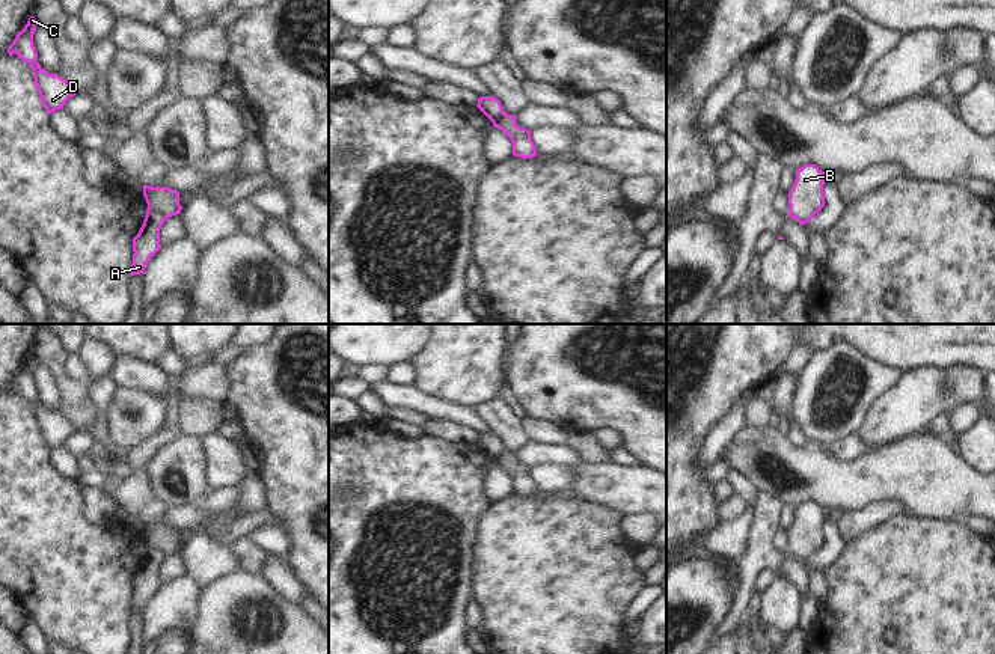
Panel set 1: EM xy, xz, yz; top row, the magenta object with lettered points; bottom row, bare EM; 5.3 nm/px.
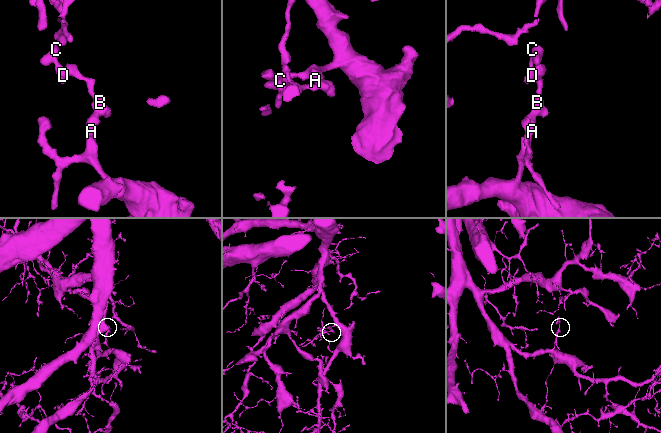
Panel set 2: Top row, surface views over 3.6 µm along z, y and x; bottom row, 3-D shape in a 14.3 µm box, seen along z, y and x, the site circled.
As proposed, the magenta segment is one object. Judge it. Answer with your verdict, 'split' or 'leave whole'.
split

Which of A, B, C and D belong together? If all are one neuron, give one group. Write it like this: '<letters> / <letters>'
A / B C D

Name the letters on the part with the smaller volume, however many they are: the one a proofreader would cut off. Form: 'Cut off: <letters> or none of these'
Cut off: B, C, D

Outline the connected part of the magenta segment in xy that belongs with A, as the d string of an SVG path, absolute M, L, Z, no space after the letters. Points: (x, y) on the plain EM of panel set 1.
M146 547L146 553L139 571L133 576L133 603L130 615L134 612L143 612L145 604L152 592L155 592L160 583L160 567L166 555L160 549Z

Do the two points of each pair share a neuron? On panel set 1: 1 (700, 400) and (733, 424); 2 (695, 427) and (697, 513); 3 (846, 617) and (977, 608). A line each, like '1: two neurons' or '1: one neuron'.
1: two neurons
2: one neuron
3: one neuron

